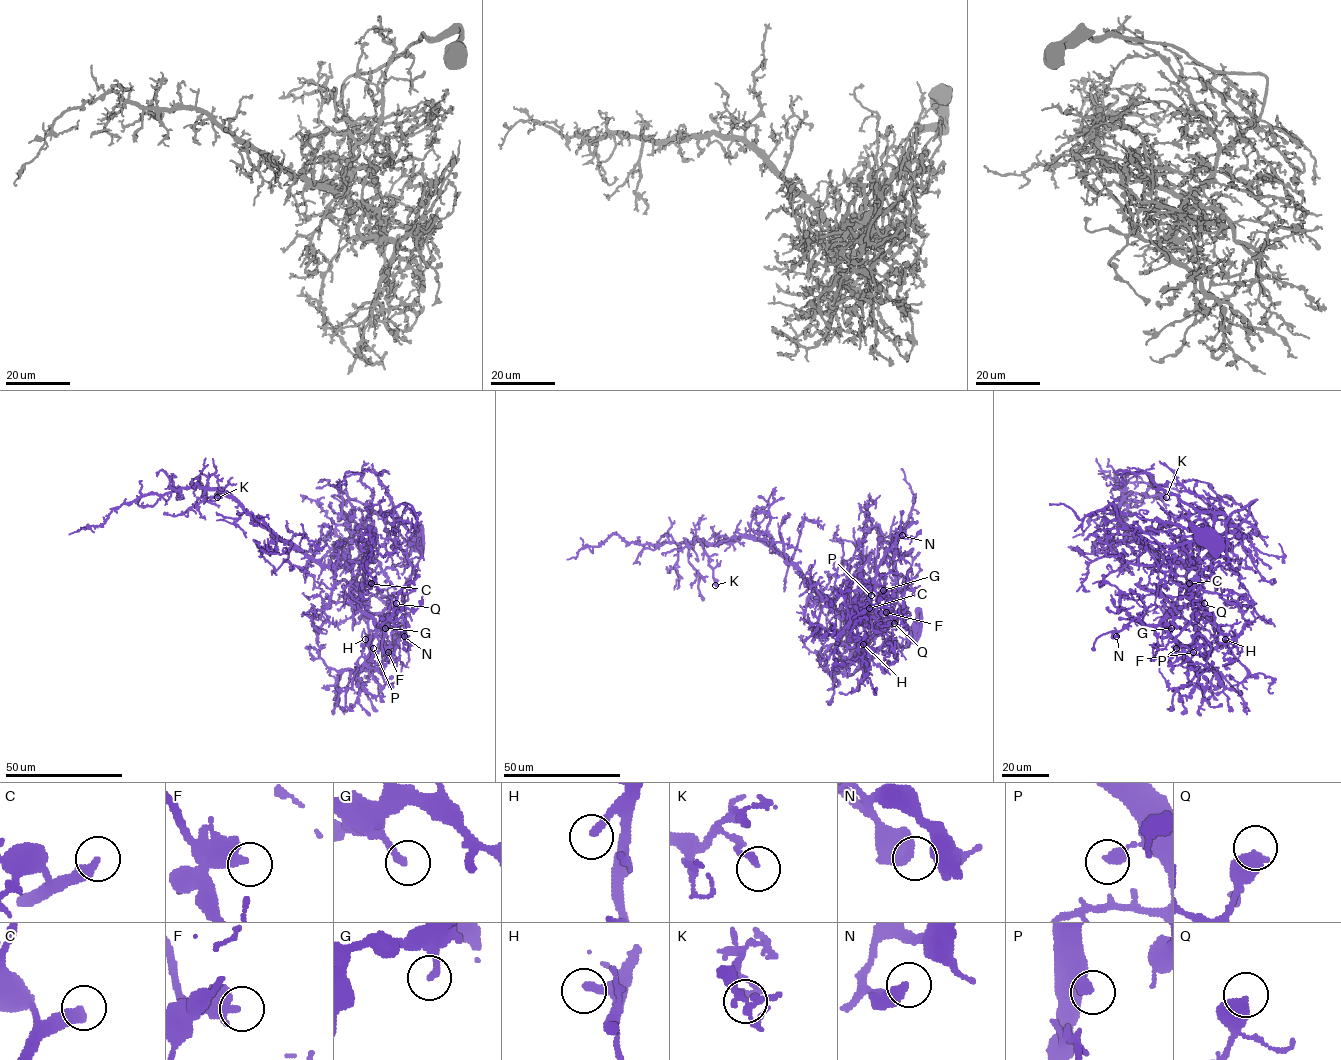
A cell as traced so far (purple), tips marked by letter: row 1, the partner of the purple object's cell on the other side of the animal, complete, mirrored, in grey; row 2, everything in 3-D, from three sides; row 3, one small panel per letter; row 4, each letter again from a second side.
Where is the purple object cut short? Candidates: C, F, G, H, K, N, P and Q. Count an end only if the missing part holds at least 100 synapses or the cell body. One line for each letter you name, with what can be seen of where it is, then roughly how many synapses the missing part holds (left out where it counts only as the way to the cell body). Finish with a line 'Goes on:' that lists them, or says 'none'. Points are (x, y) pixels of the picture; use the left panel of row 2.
C: place (371, 583); 180 synapses
Goes on: C

